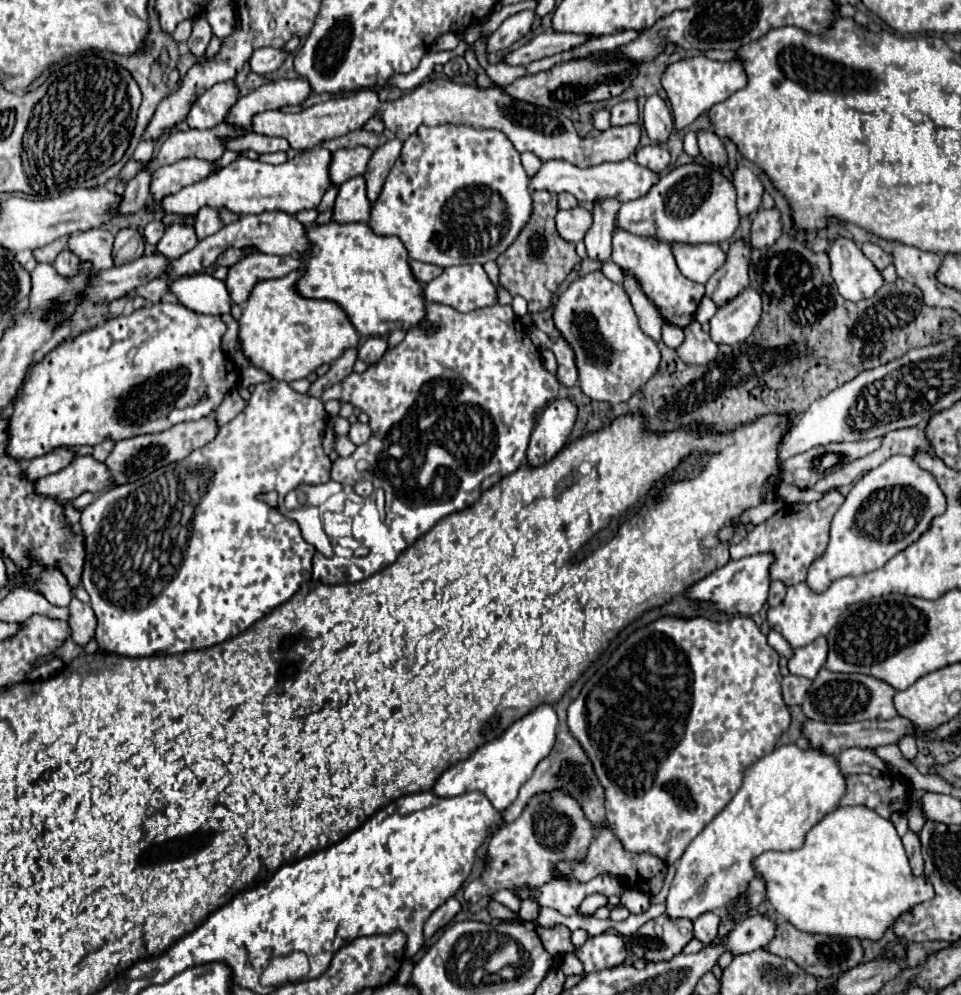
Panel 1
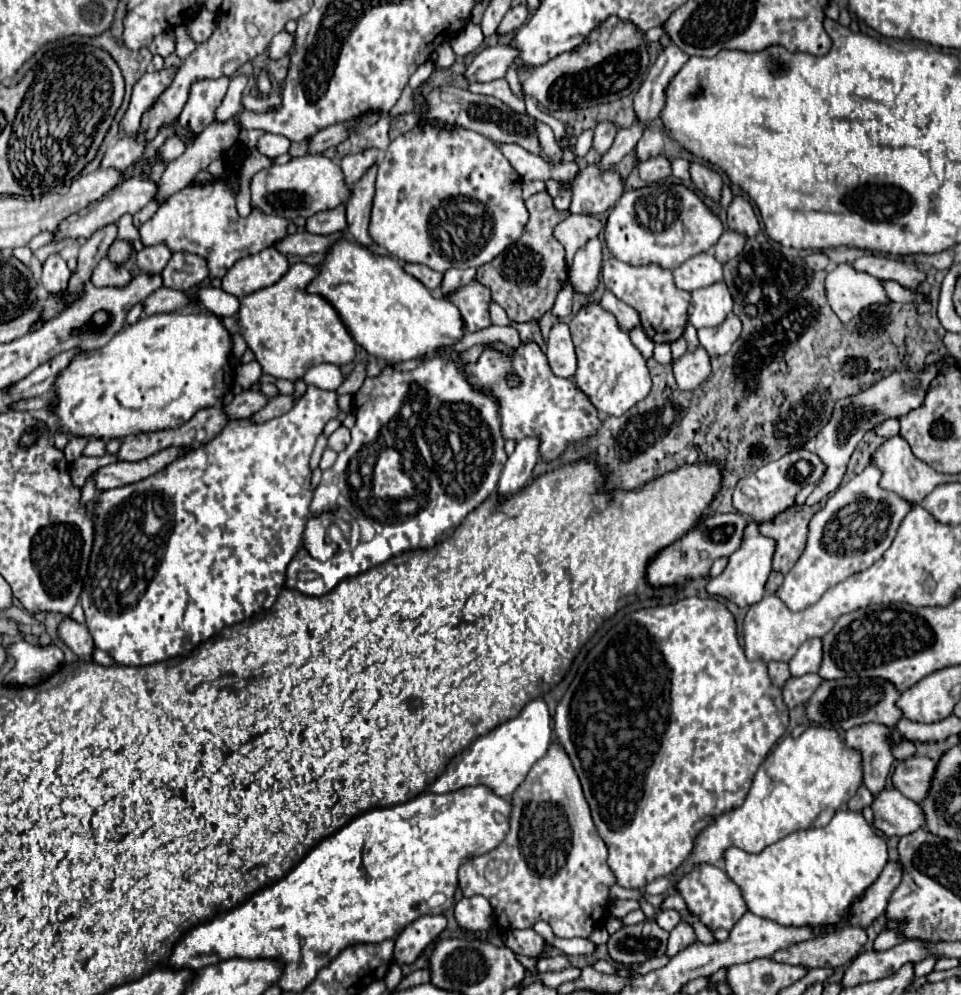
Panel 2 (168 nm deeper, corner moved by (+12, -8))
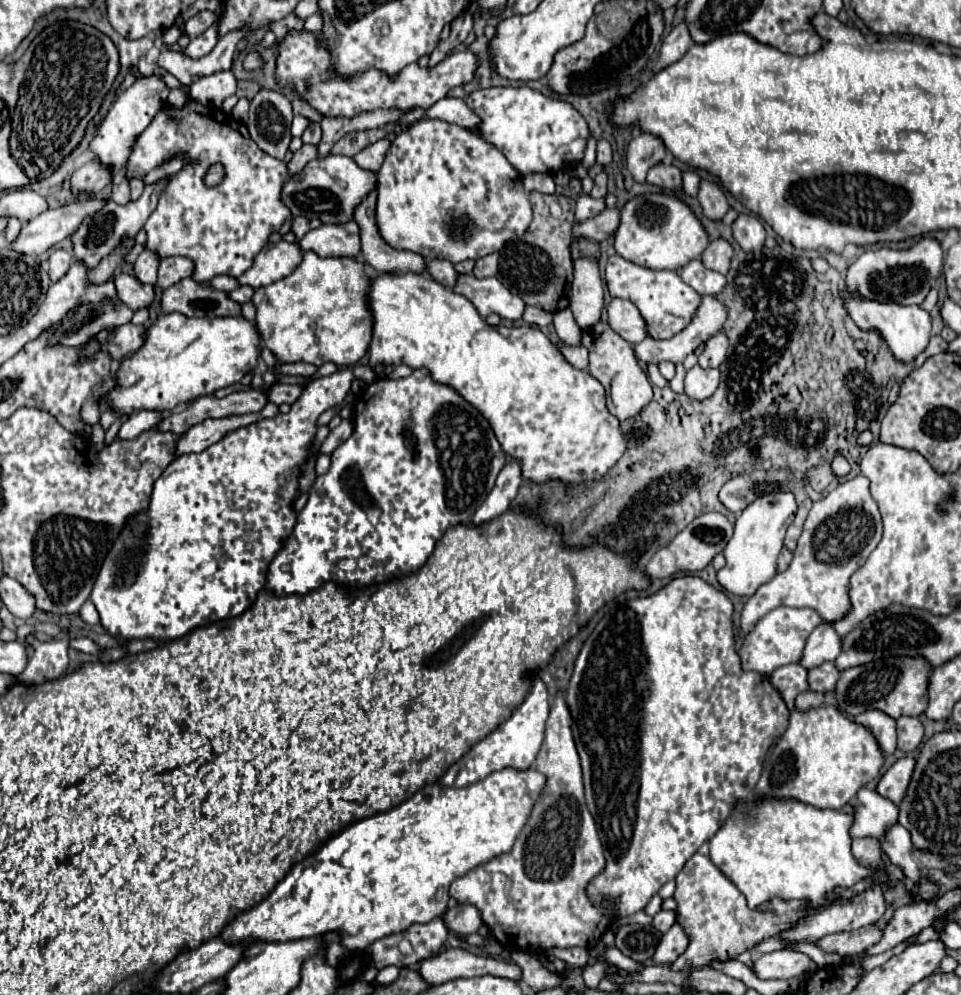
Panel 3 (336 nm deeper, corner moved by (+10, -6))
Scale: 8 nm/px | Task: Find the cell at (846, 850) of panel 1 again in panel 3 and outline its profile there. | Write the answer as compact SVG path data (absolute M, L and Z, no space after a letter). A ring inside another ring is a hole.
M762 800L736 806L734 814L710 840L710 860L740 888L750 908L760 908L774 898L806 900L806 906L824 906L838 898L836 888L850 888L870 874L870 866L862 866L852 854L850 828L854 816L842 810L818 810L796 800Z

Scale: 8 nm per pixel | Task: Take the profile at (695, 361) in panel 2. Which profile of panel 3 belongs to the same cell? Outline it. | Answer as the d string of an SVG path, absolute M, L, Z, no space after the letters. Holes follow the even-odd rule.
M698 364L694 368L690 368L686 372L686 380L684 380L684 392L694 398L694 400L700 400L700 398L708 398L708 394L712 394L716 390L720 382L720 372L716 368L700 368Z

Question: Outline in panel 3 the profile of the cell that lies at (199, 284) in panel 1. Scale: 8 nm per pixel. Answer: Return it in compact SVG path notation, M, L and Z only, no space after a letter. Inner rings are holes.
M240 286L240 288L232 290L232 292L228 292L228 298L232 298L238 304L244 304L244 302L250 302L252 294L254 294L254 290L250 286Z

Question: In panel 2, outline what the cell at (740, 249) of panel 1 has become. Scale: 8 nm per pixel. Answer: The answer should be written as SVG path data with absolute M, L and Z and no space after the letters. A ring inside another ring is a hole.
M724 282L700 288L692 292L692 302L688 308L688 322L700 328L714 328L726 320L732 312L732 296Z

